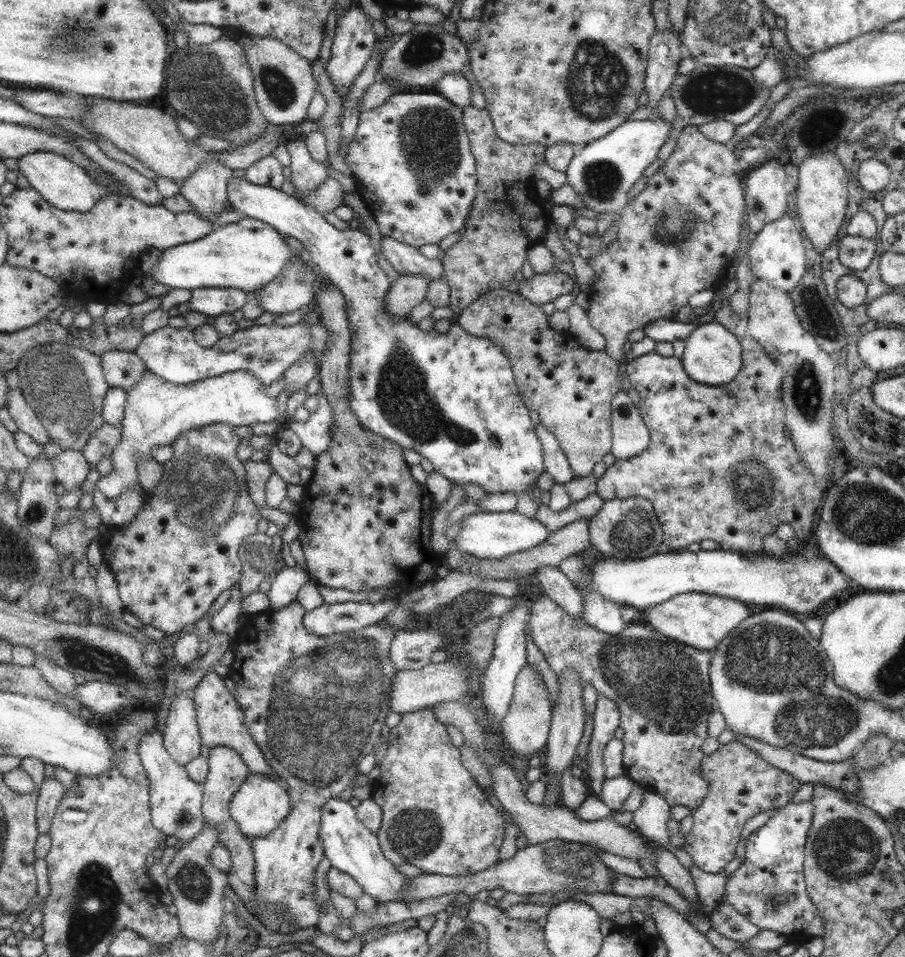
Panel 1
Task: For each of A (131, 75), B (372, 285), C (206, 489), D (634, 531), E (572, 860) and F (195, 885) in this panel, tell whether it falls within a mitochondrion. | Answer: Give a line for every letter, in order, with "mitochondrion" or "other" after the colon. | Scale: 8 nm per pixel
A: other
B: mitochondrion
C: mitochondrion
D: mitochondrion
E: mitochondrion
F: mitochondrion

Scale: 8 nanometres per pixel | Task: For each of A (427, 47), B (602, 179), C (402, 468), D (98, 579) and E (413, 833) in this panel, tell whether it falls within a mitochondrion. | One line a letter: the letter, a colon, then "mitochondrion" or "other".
A: mitochondrion
B: mitochondrion
C: other
D: other
E: mitochondrion

